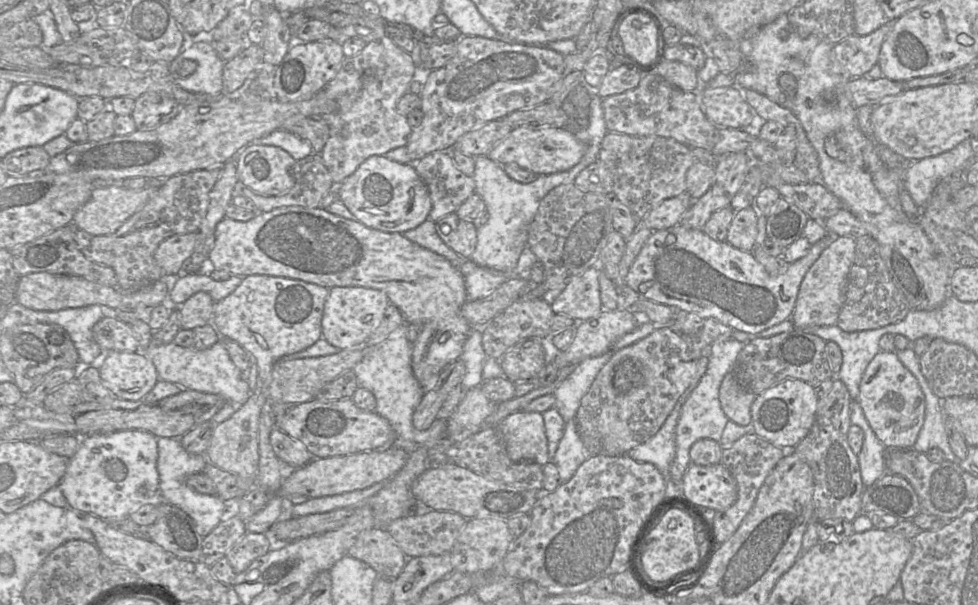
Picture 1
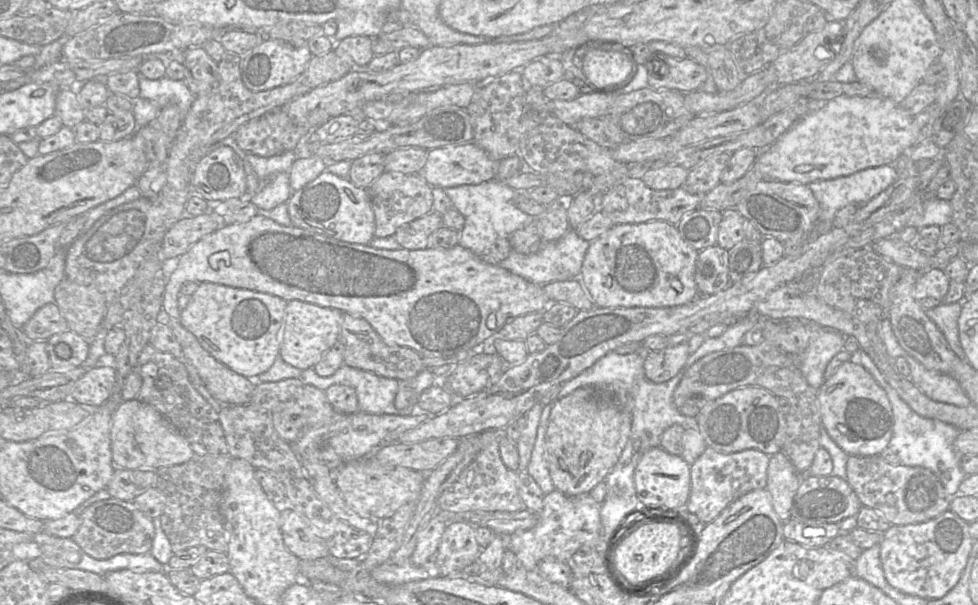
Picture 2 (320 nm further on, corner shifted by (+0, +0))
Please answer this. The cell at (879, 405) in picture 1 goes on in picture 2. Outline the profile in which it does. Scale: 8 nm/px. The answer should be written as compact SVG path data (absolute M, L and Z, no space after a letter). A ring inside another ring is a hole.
M843 363L817 391L821 424L832 440L849 456L879 456L893 432L893 413L885 390L860 364Z

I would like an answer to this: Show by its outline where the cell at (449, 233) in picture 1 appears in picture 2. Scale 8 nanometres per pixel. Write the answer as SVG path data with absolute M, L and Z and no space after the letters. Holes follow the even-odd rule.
M434 211L399 227L394 235L401 248L408 250L428 247L429 236L443 226L442 216Z

